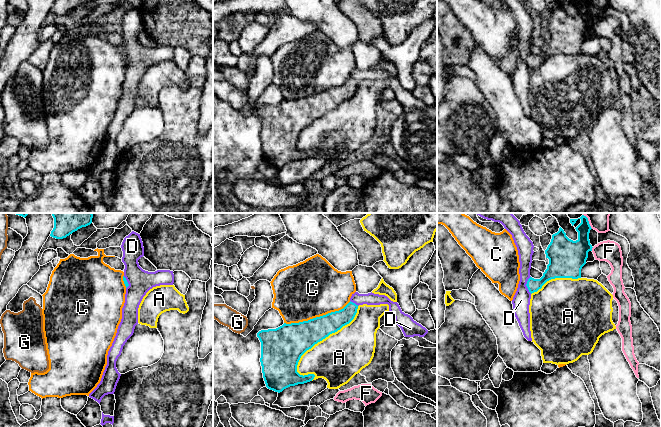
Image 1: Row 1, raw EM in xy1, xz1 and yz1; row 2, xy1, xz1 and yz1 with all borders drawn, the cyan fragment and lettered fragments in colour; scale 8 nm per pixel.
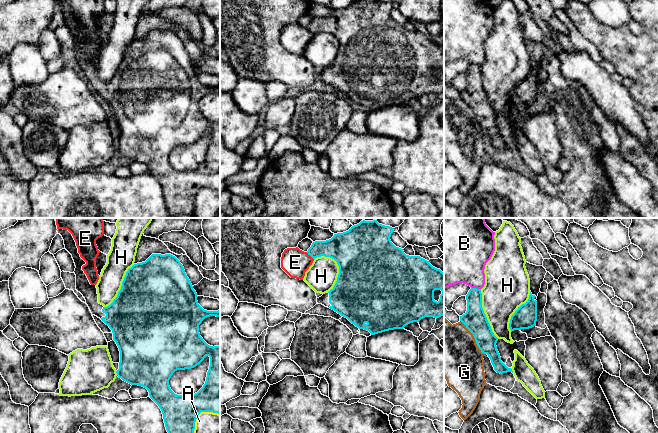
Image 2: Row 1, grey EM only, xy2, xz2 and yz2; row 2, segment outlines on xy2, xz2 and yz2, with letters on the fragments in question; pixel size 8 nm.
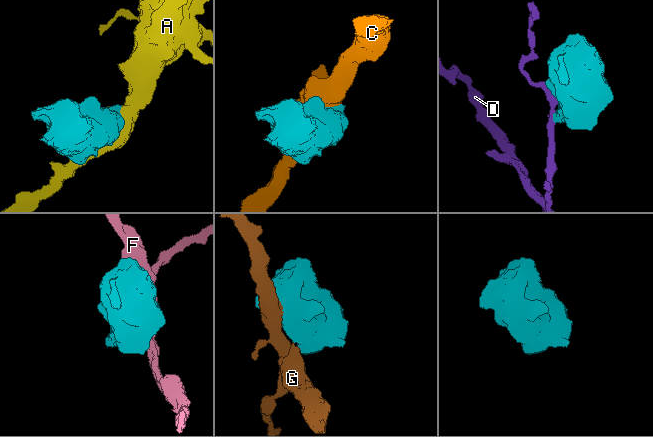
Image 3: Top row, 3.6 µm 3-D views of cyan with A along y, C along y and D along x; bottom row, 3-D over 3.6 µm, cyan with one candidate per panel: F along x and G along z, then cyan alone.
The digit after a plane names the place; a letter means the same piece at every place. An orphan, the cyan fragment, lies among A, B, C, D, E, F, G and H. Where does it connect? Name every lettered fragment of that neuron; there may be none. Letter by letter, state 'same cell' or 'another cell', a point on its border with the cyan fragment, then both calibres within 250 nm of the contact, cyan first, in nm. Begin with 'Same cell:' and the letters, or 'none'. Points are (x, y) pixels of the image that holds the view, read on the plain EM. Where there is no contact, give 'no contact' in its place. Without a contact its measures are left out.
Same cell: none
A: another cell; contact xz1 (323, 114); calibres 280 and 380 nm
B: another cell; contact yz2 (476, 64); calibres 180 and 360 nm
C: another cell; contact xz1 (317, 93); calibres 260 and 460 nm
D: another cell; contact yz1 (526, 61); calibres 120 and 140 nm
E: another cell; contact xz2 (310, 31); calibres 220 and 220 nm
F: another cell; contact yz1 (591, 25); calibres 280 and 170 nm
G: another cell; contact yz2 (474, 113); calibres 190 and 420 nm
H: another cell; contact xz2 (339, 46); calibres 500 and 240 nm

